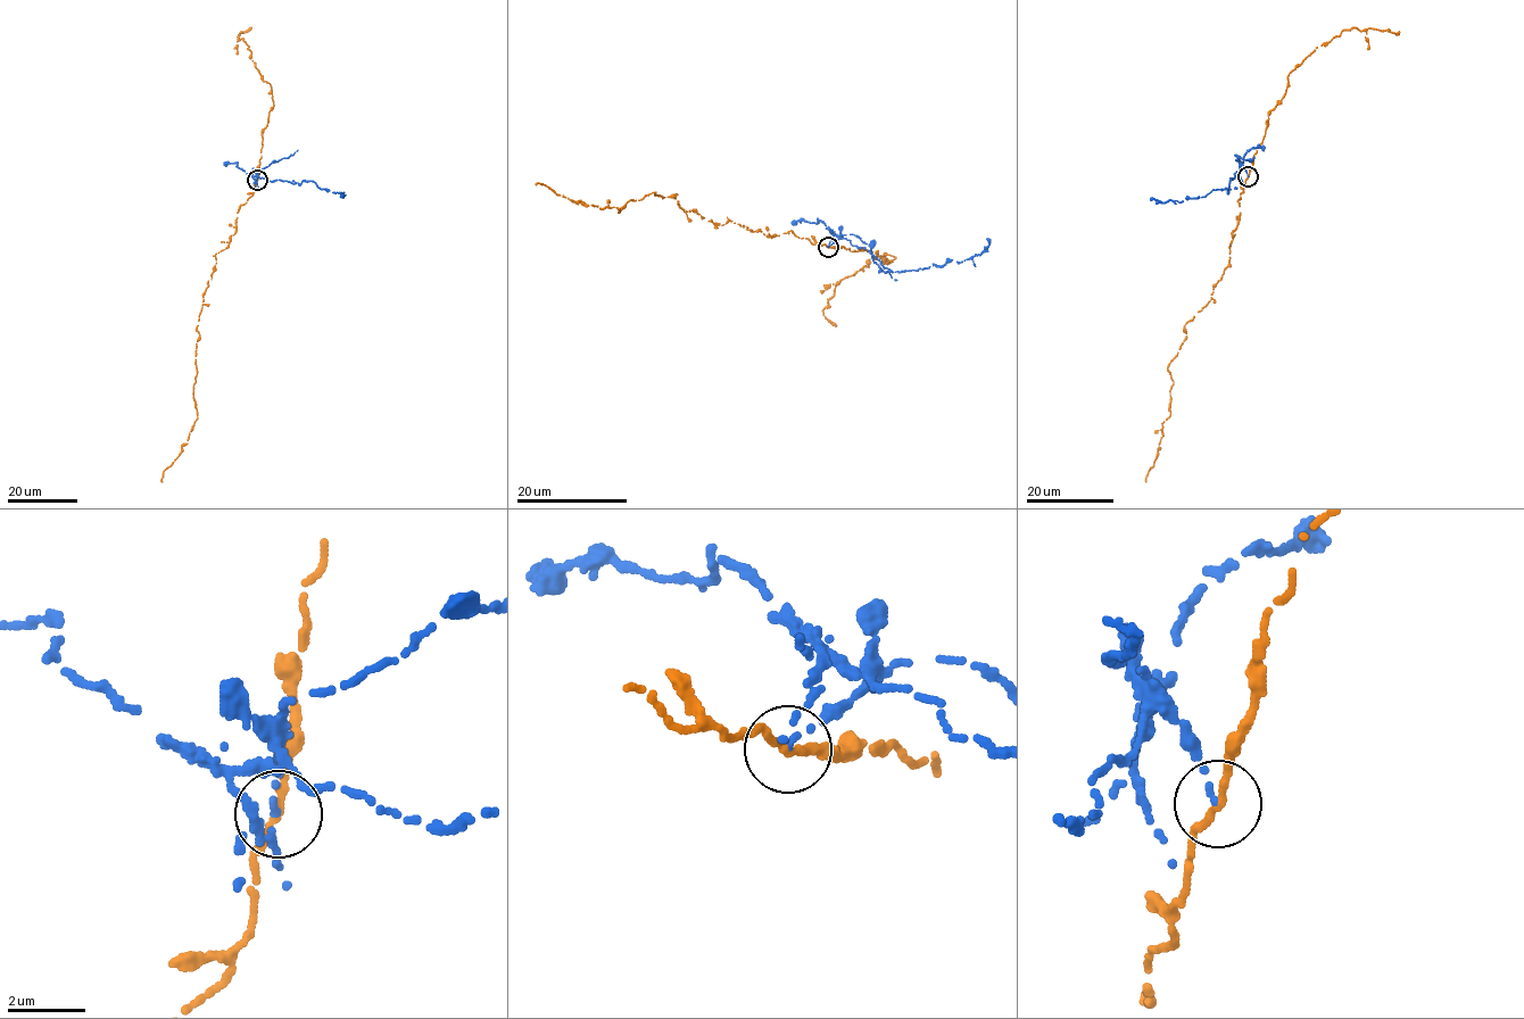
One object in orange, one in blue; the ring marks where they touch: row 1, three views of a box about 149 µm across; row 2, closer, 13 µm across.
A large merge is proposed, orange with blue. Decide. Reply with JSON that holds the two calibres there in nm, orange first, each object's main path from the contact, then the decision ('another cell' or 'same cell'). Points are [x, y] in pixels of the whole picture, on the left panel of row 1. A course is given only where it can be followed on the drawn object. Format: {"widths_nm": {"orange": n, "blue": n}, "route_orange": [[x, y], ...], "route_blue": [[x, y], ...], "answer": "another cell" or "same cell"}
{"widths_nm": {"orange": 180, "blue": 160}, "route_orange": [[257, 180], [253, 195], [237, 213], [229, 246], [215, 255], [196, 328], [193, 397], [197, 417], [162, 481]], "route_blue": [[257, 180], [257, 173], [259, 177], [272, 181], [313, 181], [321, 189], [344, 195], [340, 197]], "answer": "another cell"}

